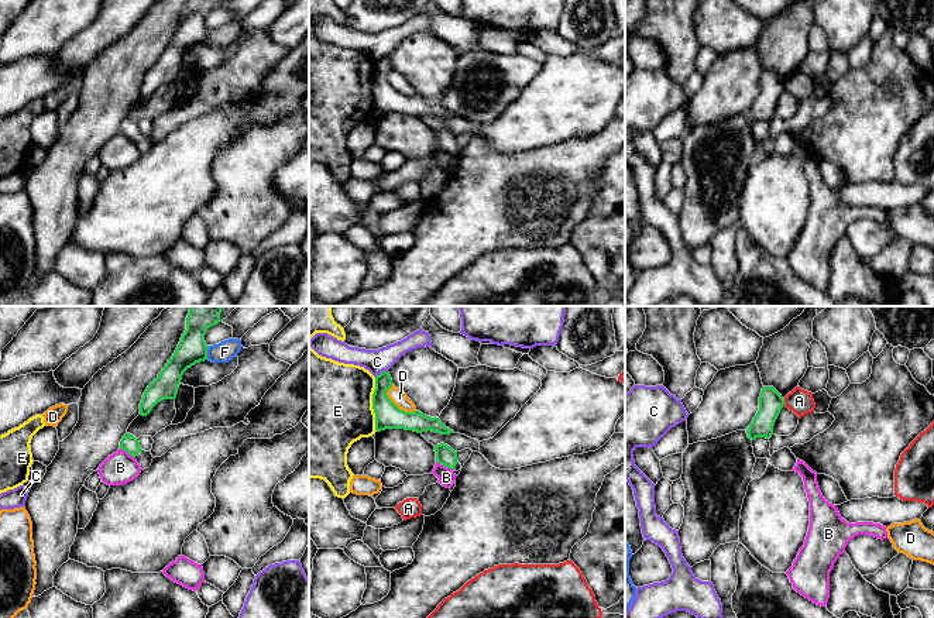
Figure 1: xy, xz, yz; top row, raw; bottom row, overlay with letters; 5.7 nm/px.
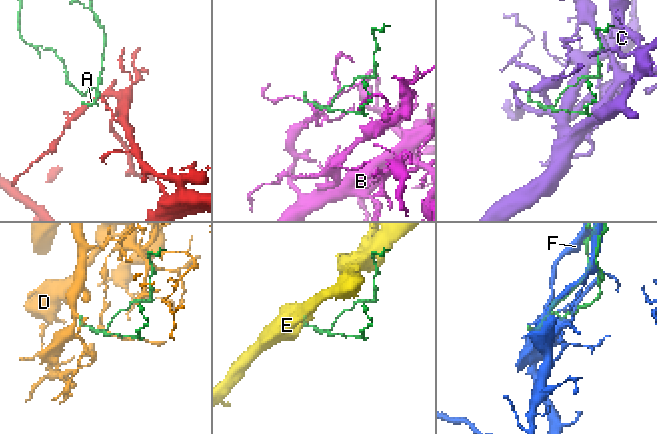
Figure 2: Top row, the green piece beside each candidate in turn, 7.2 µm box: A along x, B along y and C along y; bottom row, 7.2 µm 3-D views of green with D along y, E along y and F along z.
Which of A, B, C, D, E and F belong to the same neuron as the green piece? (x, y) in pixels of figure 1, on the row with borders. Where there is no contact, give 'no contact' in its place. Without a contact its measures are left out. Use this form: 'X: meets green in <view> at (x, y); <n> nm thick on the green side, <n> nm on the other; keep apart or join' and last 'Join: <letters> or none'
A: meets green in yz at (783, 402); 140 nm thick on the green side, 140 nm on the other; keep apart
B: meets green in xz at (445, 466); 110 nm thick on the green side, 100 nm on the other; keep apart
C: meets green in xz at (381, 373); 150 nm thick on the green side, 140 nm on the other; keep apart
D: meets green in xz at (397, 407); 150 nm thick on the green side, 90 nm on the other; keep apart
E: meets green in xz at (373, 404); 150 nm thick on the green side, 500 nm on the other; keep apart
F: meets green in xy at (206, 353); 180 nm thick on the green side, 120 nm on the other; keep apart
Join: none

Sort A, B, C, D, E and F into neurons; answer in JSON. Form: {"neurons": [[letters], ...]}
{"neurons": [["A"], ["B"], ["C"], ["D"], ["E"], ["F"]]}

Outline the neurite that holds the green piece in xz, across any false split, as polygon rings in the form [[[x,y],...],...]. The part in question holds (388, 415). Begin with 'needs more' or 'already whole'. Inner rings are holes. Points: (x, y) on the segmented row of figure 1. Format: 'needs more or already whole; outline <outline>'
already whole; outline [[[388,371],[375,377],[375,389],[372,394],[372,409],[375,413],[375,430],[405,429],[418,433],[436,432],[440,435],[454,433],[446,428],[439,418],[430,418],[419,411],[405,412],[399,409],[387,395],[392,387],[392,378]]]

